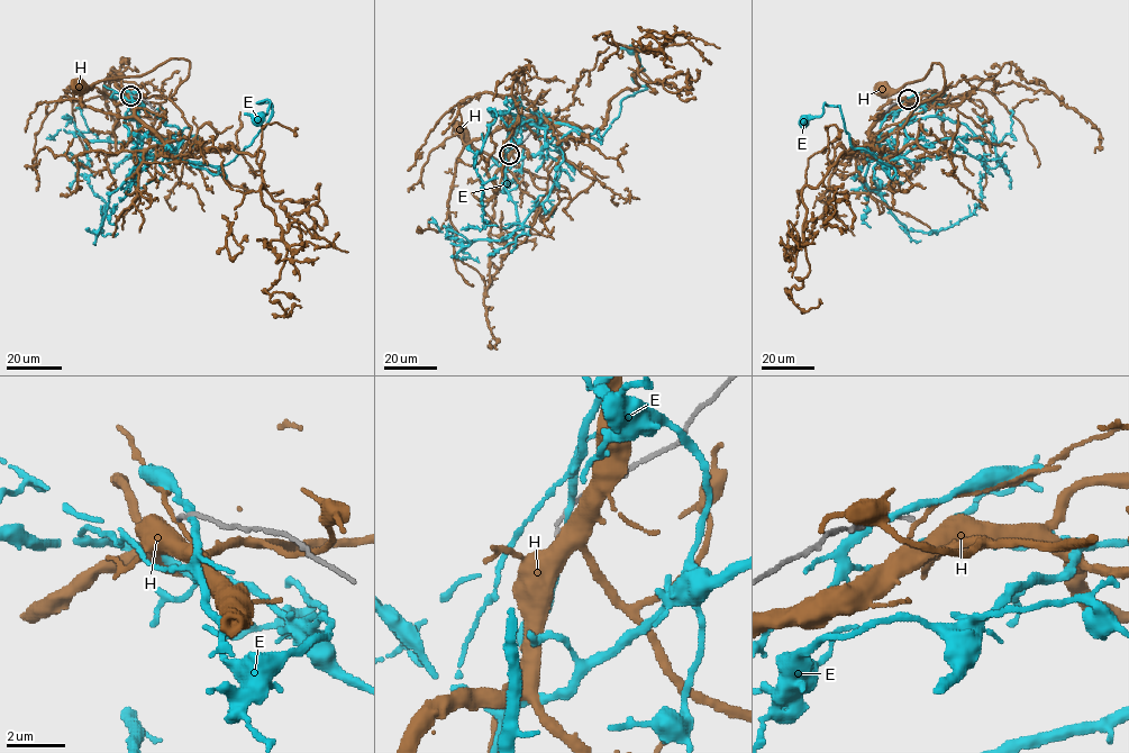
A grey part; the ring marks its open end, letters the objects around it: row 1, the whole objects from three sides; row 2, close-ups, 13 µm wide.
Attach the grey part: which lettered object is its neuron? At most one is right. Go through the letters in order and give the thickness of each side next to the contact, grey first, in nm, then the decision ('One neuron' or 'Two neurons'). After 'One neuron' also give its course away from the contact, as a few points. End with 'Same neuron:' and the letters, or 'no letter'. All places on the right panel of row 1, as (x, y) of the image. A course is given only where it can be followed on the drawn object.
E: Thickness 180 nm (grey) against 240 nm. Two neurons
H: Thickness 140 nm (grey) against 140 nm. Two neurons
Same neuron: no letter

